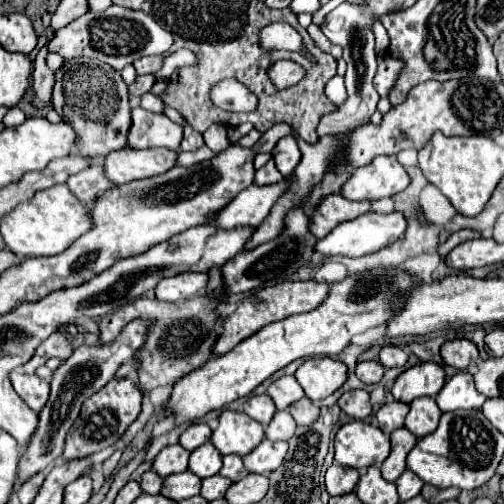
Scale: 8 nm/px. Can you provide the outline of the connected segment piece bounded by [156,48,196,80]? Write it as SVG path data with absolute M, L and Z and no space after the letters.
M180 48L180 50L166 56L162 68L156 72L156 78L158 80L169 80L174 70L178 70L182 66L192 66L194 62L196 62L194 52L186 50L186 48Z

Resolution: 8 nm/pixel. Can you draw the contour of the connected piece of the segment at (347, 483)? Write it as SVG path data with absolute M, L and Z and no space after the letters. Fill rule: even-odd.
M334 462L328 470L326 470L326 490L330 496L342 496L354 490L356 482L358 482L360 474L354 468L342 466L338 462Z

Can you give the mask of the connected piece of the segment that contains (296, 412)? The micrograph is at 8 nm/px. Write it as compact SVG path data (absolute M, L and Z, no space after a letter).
M306 396L298 402L294 402L288 410L290 410L290 414L298 426L308 426L308 424L316 422L316 418L320 414L320 408L316 404L312 404L312 400L308 400Z

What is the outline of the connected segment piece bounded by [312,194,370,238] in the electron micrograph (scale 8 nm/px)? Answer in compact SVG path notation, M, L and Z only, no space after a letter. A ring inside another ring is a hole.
M332 194L324 198L324 202L312 214L312 232L316 232L316 238L324 238L338 224L358 218L368 210L370 210L370 202L352 202L346 200L342 194Z

